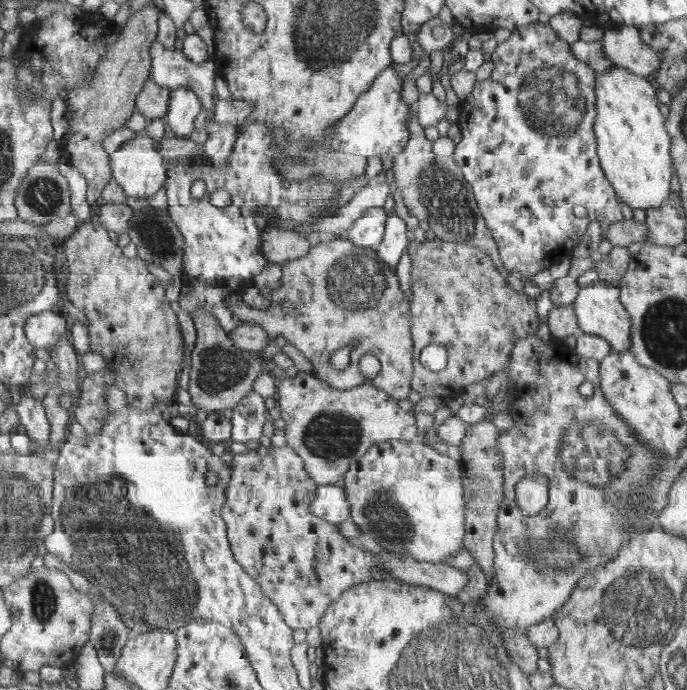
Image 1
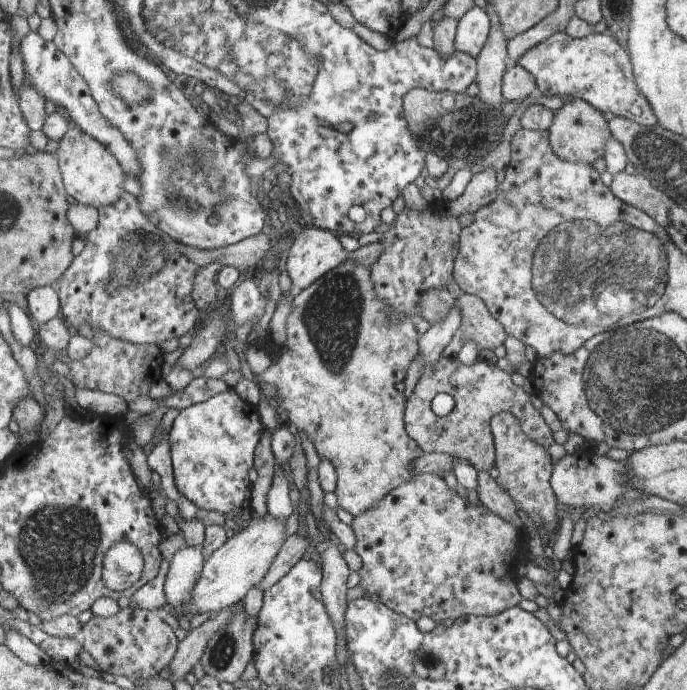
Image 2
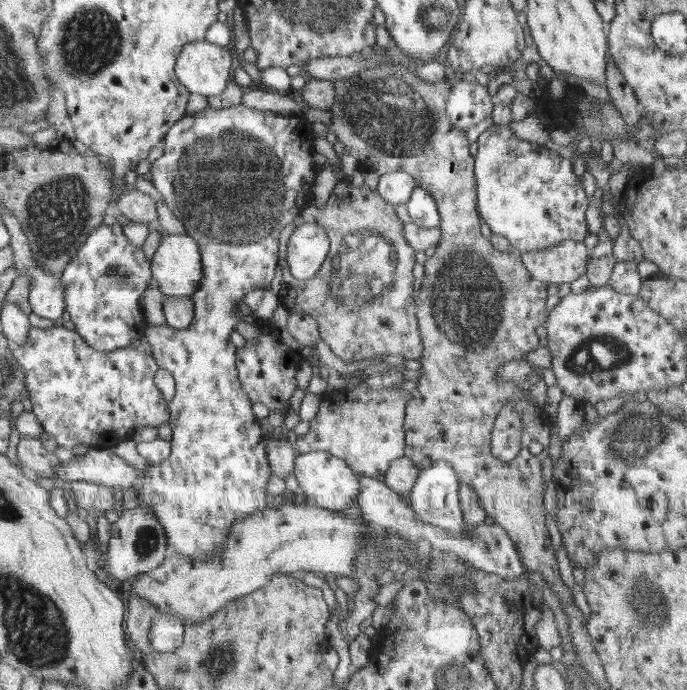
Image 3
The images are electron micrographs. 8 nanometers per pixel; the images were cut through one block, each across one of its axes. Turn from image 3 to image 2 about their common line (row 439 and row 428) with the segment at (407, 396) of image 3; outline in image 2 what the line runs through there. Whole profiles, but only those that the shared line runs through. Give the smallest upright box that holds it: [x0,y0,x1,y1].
[261,259,426,517]

